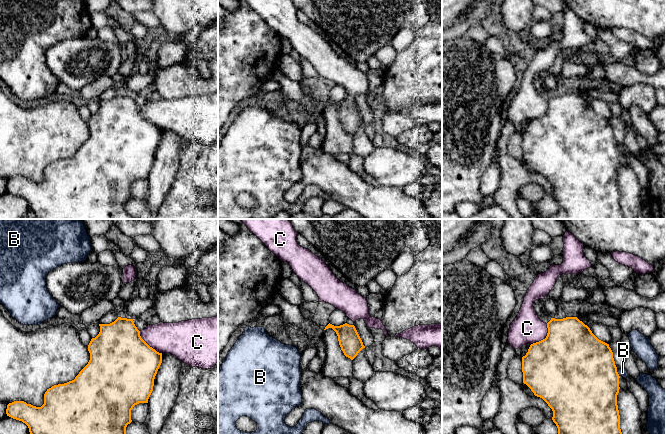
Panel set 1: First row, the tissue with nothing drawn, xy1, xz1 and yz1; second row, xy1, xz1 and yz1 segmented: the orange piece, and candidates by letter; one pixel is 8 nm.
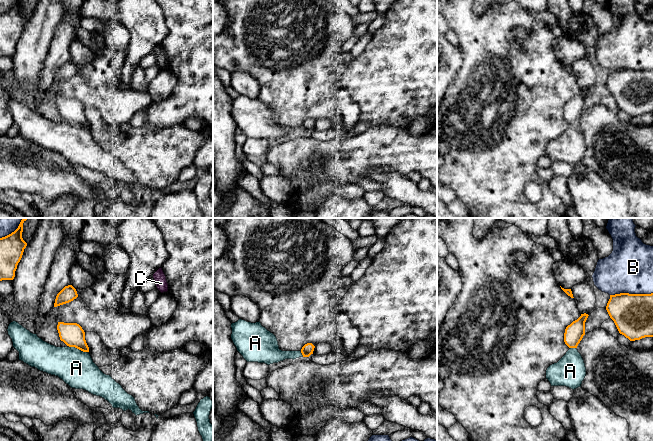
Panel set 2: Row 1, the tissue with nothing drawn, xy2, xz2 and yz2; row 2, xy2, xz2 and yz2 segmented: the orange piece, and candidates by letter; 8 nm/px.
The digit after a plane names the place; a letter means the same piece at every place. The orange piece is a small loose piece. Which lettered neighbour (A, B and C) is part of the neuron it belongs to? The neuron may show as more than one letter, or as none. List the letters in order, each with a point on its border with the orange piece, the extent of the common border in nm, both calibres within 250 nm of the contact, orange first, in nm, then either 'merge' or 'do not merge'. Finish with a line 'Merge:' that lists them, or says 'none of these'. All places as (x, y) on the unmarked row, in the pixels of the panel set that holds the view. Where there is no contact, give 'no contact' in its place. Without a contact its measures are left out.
A: xy2 (78, 124) | 150 nm | 190/300 nm | do not merge
B: yz2 (631, 70) | 340 nm | 320/380 nm | do not merge
C: yz1 (545, 114) | 220 nm | 500/240 nm | merge
Merge: C

